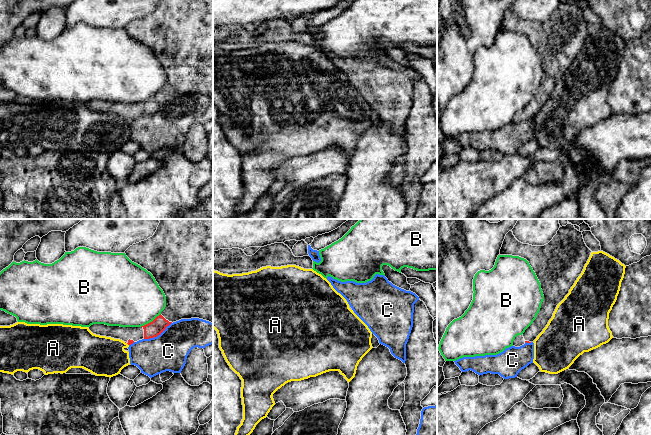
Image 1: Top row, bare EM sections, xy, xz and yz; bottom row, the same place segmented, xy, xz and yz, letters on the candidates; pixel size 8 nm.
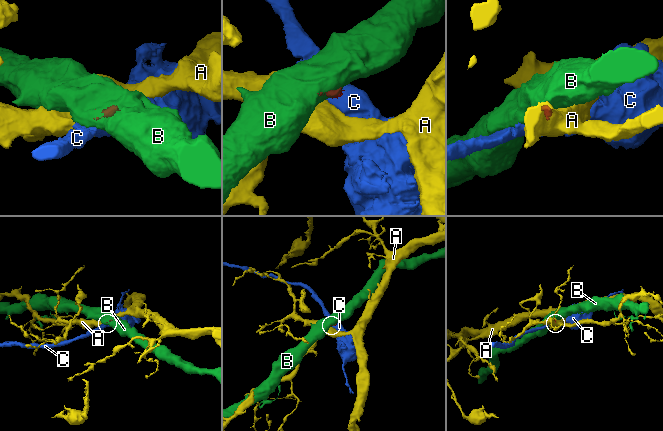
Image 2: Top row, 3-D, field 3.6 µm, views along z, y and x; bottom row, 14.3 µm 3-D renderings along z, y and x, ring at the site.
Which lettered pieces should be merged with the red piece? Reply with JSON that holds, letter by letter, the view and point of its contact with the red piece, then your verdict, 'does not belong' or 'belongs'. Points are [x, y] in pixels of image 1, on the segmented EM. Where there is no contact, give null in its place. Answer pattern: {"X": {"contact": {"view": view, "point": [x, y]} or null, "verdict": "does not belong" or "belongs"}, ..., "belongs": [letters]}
{"A": {"contact": {"view": "xy", "point": [127, 343]}, "verdict": "does not belong"}, "B": {"contact": {"view": "xy", "point": [150, 322]}, "verdict": "does not belong"}, "C": {"contact": {"view": "xy", "point": [157, 335]}, "verdict": "does not belong"}, "belongs": []}

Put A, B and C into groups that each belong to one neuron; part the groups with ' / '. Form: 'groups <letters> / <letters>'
groups A / B / C

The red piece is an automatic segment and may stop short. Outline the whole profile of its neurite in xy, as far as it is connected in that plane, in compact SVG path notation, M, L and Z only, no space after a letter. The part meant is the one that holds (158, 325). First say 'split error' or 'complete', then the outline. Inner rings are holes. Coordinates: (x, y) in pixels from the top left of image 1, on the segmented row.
split error | M159 219L160 223L157 227L154 235L147 240L130 246L124 253L134 263L140 265L142 268L150 272L158 283L159 287L163 290L166 296L166 307L152 322L141 327L120 327L120 326L108 326L105 324L93 324L89 327L89 330L96 335L111 337L114 339L120 339L128 345L133 344L142 339L150 339L160 335L167 326L171 323L179 321L181 319L199 318L213 323L213 219Z

